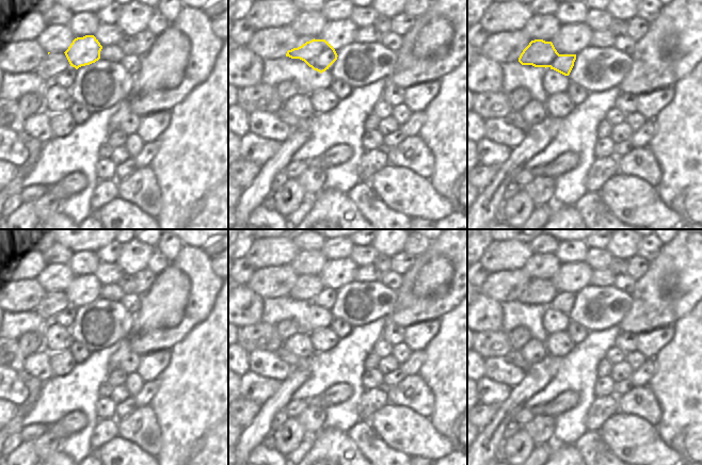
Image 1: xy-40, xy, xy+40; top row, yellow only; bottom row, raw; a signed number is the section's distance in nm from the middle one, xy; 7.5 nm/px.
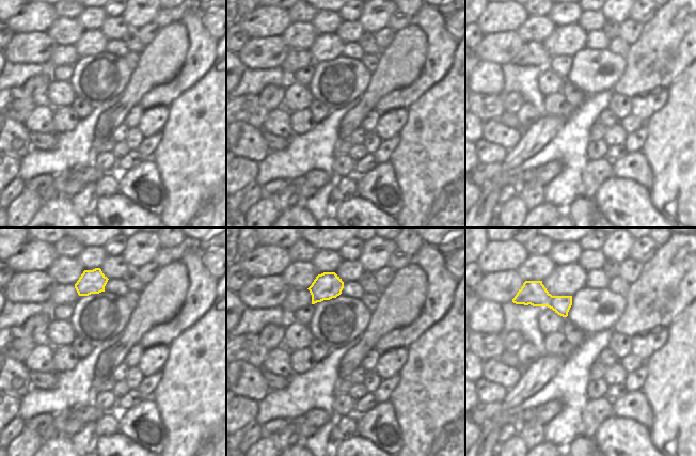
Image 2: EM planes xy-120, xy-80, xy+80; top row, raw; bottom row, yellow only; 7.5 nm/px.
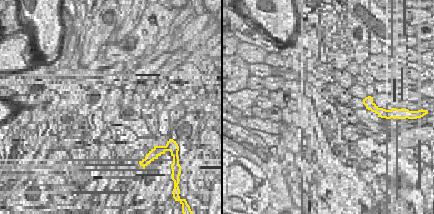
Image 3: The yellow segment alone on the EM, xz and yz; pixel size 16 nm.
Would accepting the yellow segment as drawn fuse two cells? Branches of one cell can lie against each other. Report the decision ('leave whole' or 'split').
split

